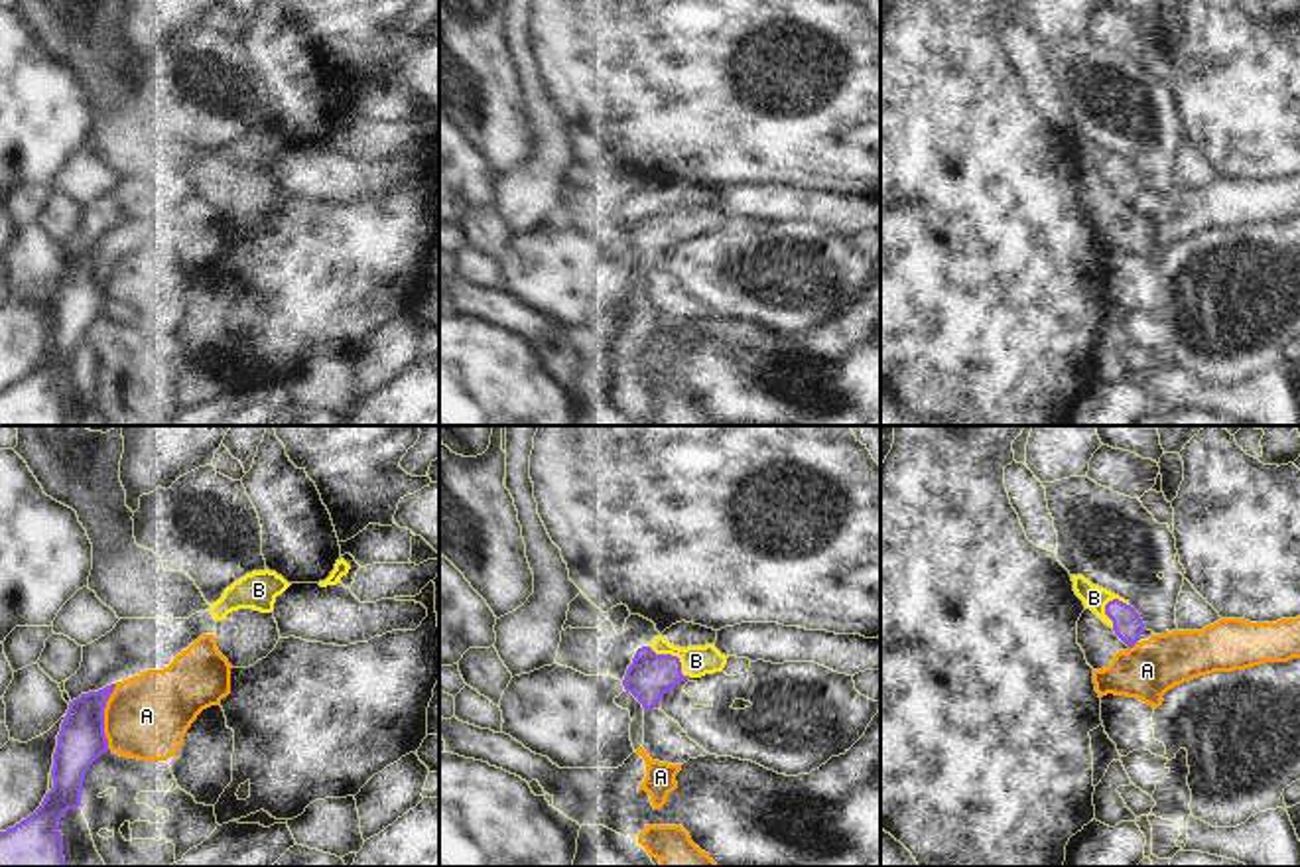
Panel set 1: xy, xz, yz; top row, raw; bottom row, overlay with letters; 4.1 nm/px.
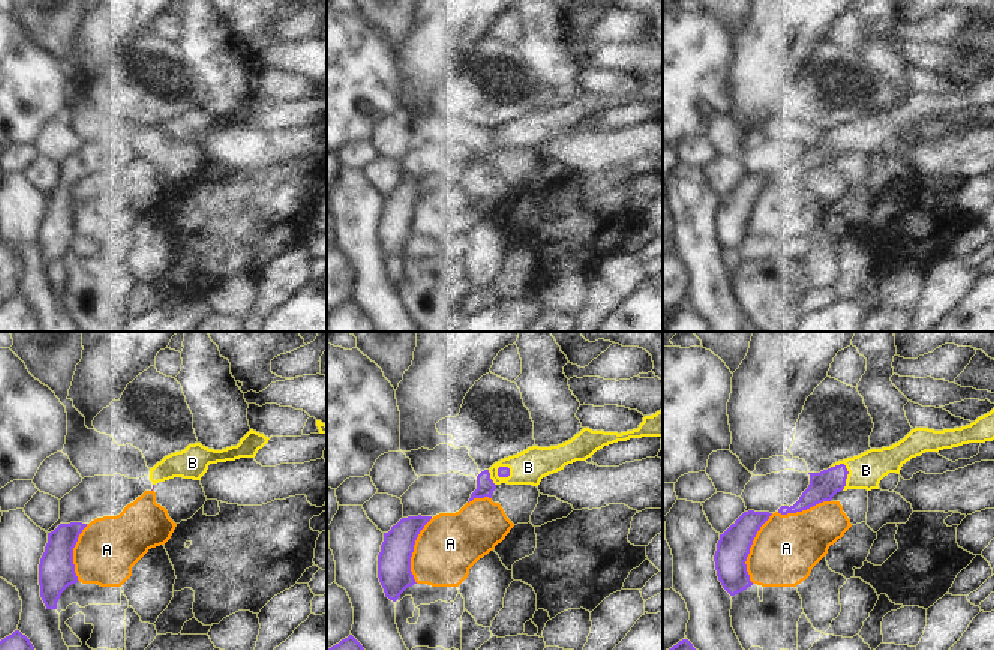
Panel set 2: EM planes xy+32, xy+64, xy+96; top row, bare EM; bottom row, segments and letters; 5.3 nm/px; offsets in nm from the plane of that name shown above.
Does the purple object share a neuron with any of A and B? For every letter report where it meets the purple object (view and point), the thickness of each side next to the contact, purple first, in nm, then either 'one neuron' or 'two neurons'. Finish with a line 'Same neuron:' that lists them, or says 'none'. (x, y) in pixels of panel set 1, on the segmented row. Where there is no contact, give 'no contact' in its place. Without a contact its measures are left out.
A: meets purple in xy at (103, 718); 190 nm thick on the purple side, 340 nm on the other; two neurons
B: meets purple in xz at (674, 657); 180 nm thick on the purple side, 130 nm on the other; one neuron
Same neuron: B

